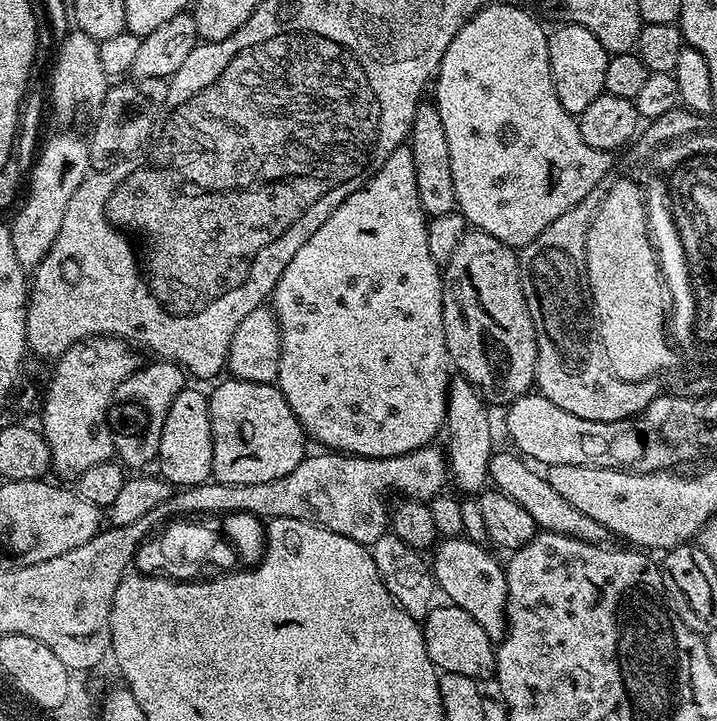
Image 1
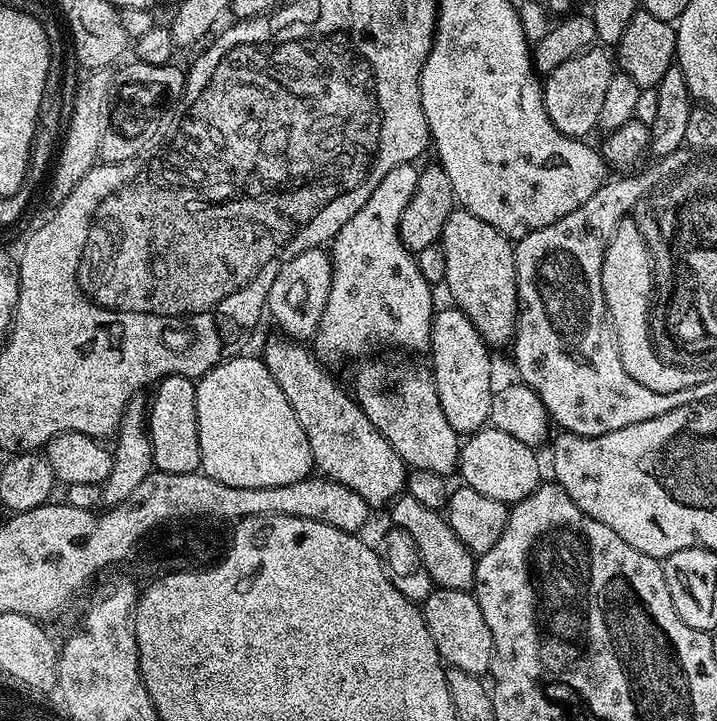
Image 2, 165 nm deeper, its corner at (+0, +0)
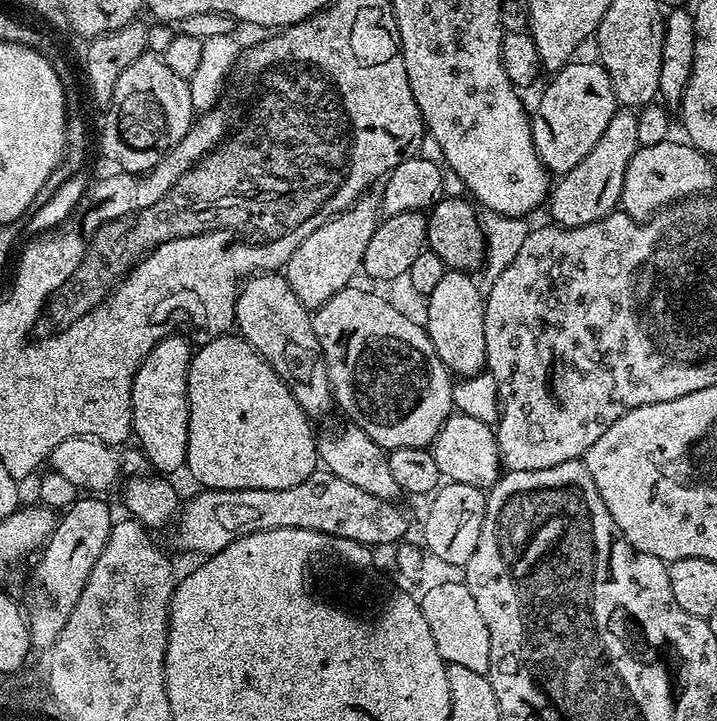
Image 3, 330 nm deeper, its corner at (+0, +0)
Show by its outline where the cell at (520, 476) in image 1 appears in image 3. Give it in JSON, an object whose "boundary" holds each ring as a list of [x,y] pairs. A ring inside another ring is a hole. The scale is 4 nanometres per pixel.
{"boundary":[[[459,414],[449,416],[432,439],[430,451],[434,454],[434,462],[438,462],[438,470],[445,481],[487,490],[502,475],[500,447],[493,425],[478,422],[478,418]]]}

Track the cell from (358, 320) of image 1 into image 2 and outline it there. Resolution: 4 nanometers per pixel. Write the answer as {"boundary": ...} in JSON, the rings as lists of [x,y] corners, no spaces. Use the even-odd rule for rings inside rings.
{"boundary":[[[415,163],[394,166],[394,170],[390,170],[390,174],[382,178],[382,182],[378,182],[366,206],[362,206],[362,210],[358,210],[358,214],[354,214],[354,218],[350,218],[350,222],[346,222],[346,226],[342,226],[342,230],[338,230],[336,237],[330,241],[330,294],[326,298],[326,308],[314,337],[315,351],[325,361],[344,360],[347,356],[363,357],[373,351],[371,348],[375,344],[393,344],[396,348],[409,348],[412,352],[420,352],[423,348],[425,351],[431,345],[434,288],[426,282],[426,278],[422,278],[416,257],[408,251],[398,230],[402,210],[406,210],[414,194],[414,186],[418,186],[419,173],[420,168]]]}

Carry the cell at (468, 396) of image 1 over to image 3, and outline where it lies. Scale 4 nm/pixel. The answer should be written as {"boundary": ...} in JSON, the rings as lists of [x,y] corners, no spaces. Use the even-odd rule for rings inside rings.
{"boundary":[[[446,270],[438,286],[426,298],[428,320],[426,327],[438,358],[448,367],[449,373],[457,377],[476,376],[485,371],[486,330],[484,329],[485,293],[471,280],[464,270]]]}

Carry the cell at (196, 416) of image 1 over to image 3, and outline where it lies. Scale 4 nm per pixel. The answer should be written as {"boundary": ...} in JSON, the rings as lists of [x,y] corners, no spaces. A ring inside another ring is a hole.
{"boundary":[[[169,334],[158,341],[154,350],[138,366],[132,383],[130,402],[132,403],[132,431],[134,440],[140,443],[144,456],[153,464],[155,471],[160,474],[172,474],[185,467],[188,463],[188,367],[192,361],[193,345],[188,345],[183,335]]]}

